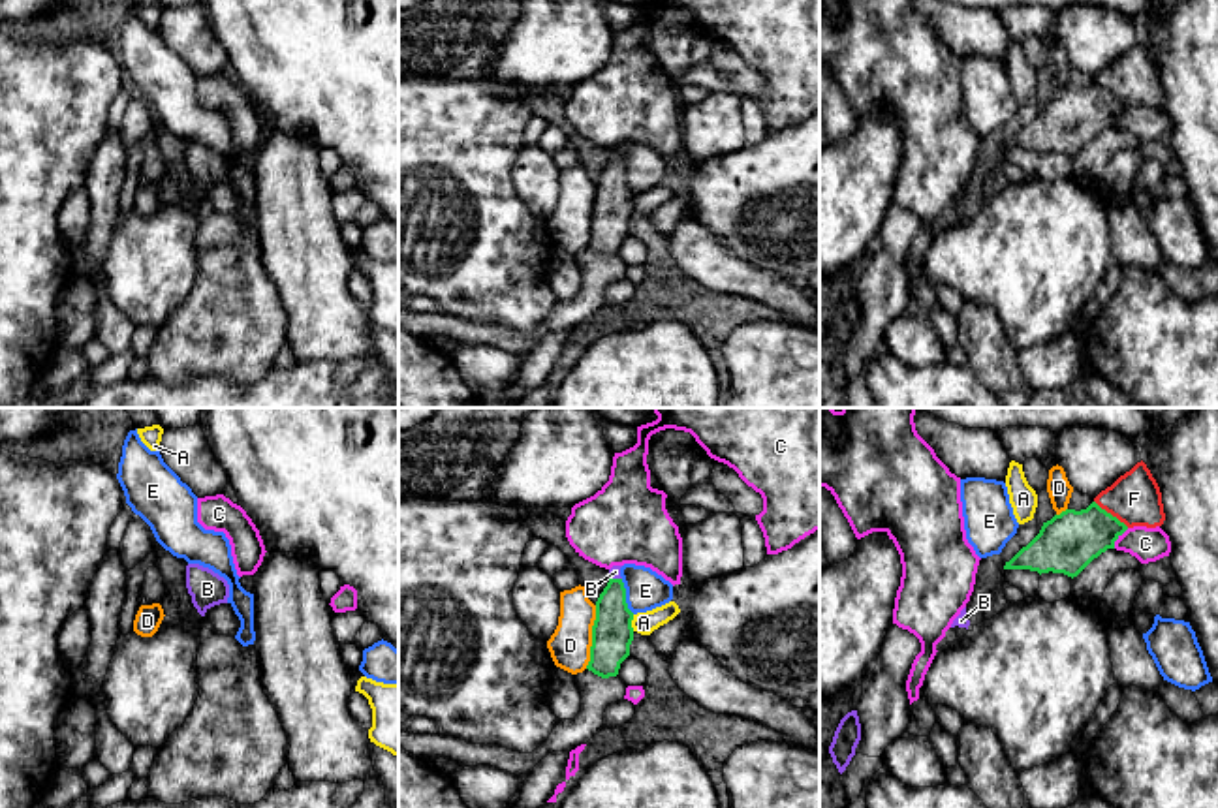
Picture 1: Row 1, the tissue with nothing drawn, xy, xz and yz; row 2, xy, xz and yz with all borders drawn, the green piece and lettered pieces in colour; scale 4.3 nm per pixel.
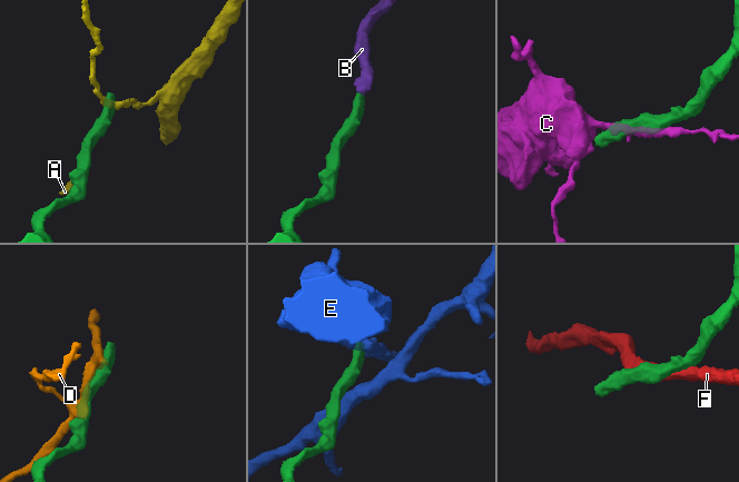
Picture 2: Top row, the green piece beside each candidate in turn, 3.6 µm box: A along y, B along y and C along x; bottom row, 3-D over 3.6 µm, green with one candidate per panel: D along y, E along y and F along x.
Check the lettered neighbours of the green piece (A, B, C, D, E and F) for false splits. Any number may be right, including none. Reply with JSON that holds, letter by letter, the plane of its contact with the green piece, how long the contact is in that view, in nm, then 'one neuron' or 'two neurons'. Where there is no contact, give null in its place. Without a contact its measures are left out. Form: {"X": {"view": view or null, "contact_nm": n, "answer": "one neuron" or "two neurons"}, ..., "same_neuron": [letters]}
{"A": {"view": "xz", "contact_nm": 70, "answer": "two neurons"}, "B": {"view": "xz", "contact_nm": 60, "answer": "one neuron"}, "C": {"view": "yz", "contact_nm": 110, "answer": "two neurons"}, "D": {"view": "xz", "contact_nm": 280, "answer": "two neurons"}, "E": {"view": "xz", "contact_nm": 160, "answer": "two neurons"}, "F": {"view": "yz", "contact_nm": 190, "answer": "two neurons"}, "same_neuron": ["B"]}

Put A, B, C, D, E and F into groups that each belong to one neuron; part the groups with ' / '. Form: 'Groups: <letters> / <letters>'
Groups: A / B / C / D / E / F

